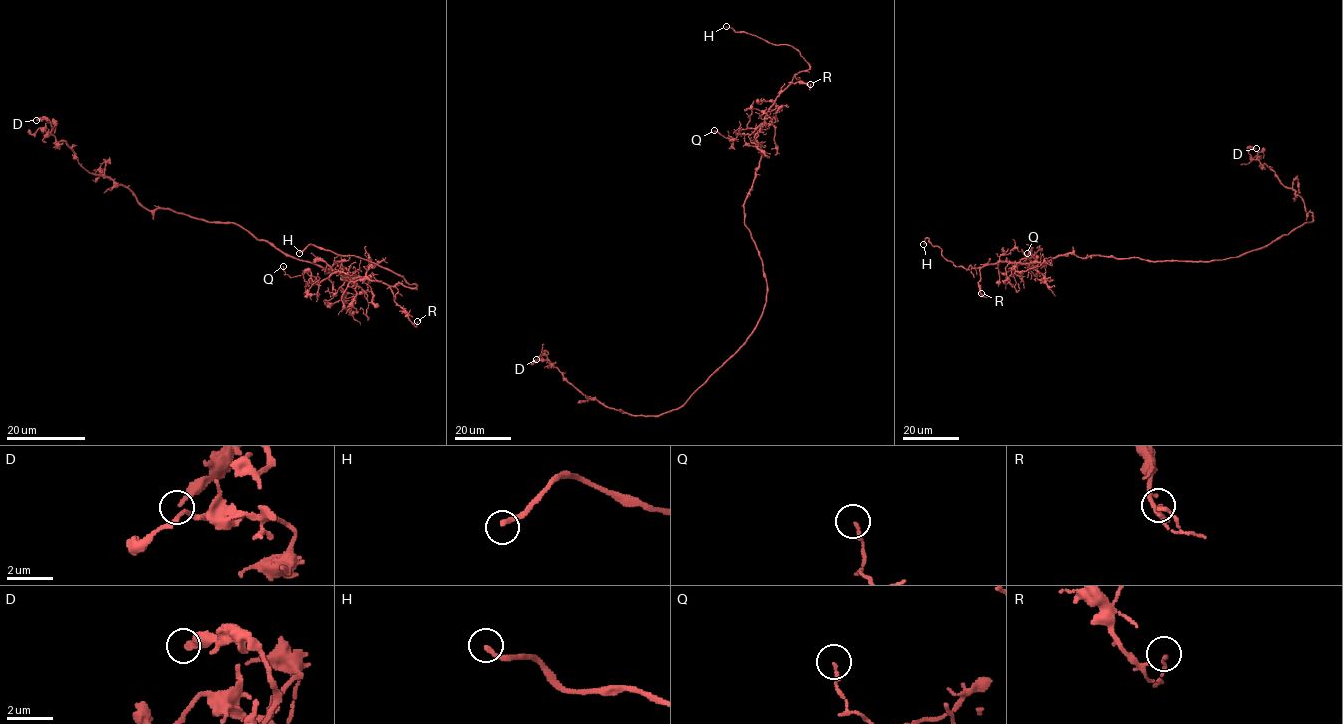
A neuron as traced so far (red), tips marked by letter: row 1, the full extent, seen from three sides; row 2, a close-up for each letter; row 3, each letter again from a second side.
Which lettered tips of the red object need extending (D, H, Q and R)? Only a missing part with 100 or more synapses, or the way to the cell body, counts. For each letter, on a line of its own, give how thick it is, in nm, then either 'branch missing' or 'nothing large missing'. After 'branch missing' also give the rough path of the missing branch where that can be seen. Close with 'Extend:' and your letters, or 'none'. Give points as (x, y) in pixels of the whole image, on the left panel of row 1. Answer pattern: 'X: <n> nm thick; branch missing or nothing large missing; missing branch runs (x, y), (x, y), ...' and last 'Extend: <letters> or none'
D: 240 nm thick; nothing large missing
H: 200 nm thick; branch missing
Q: 140 nm thick; nothing large missing
R: 130 nm thick; nothing large missing
Extend: H

